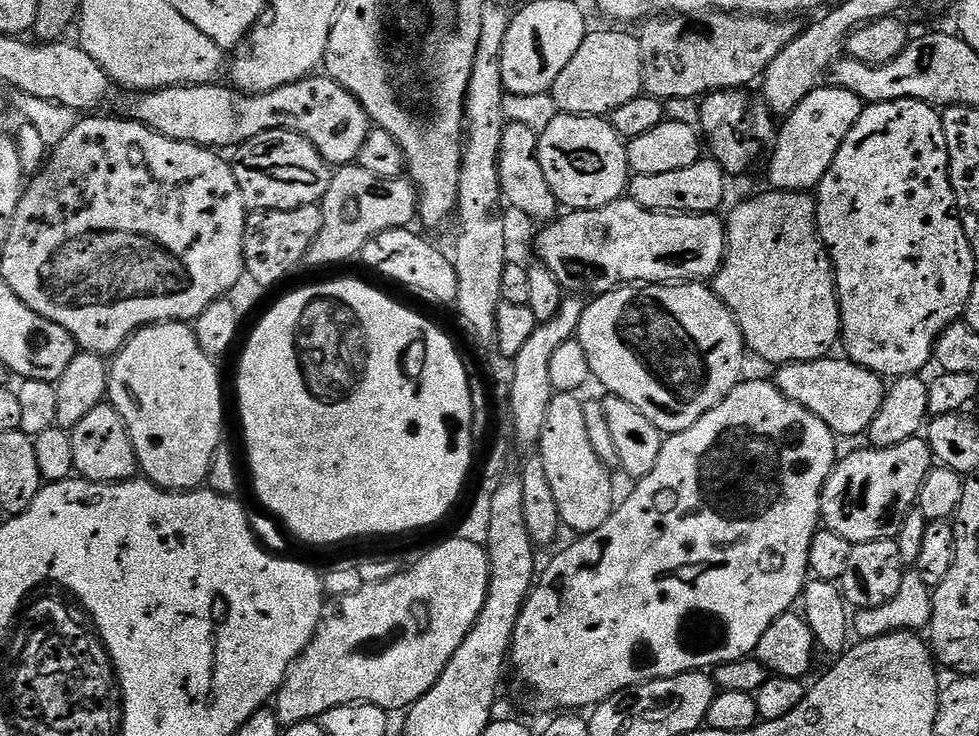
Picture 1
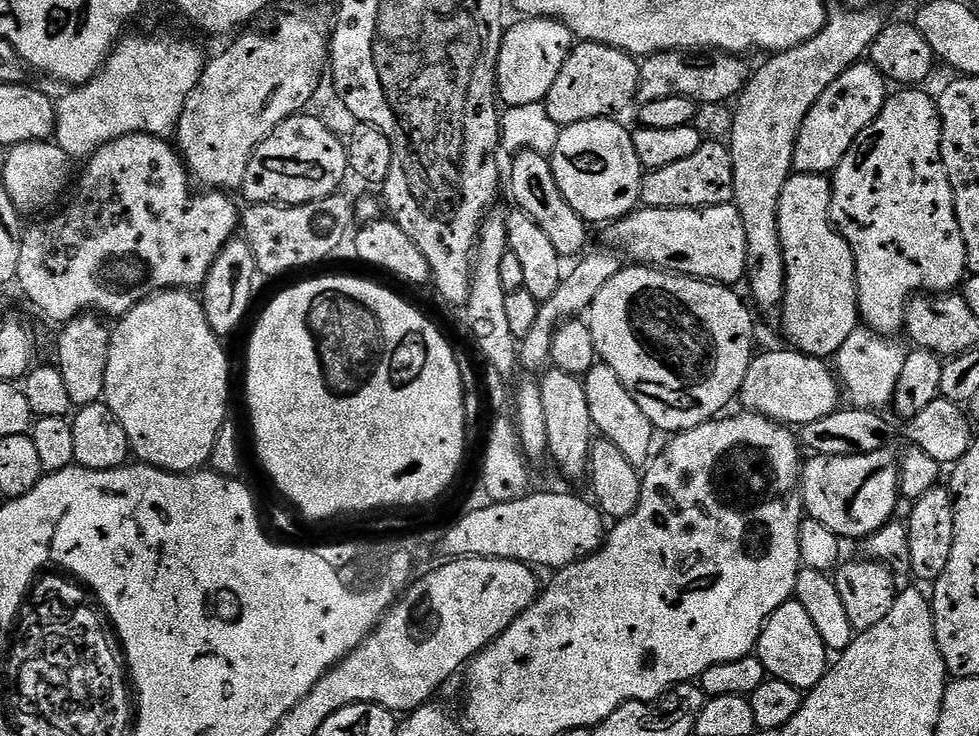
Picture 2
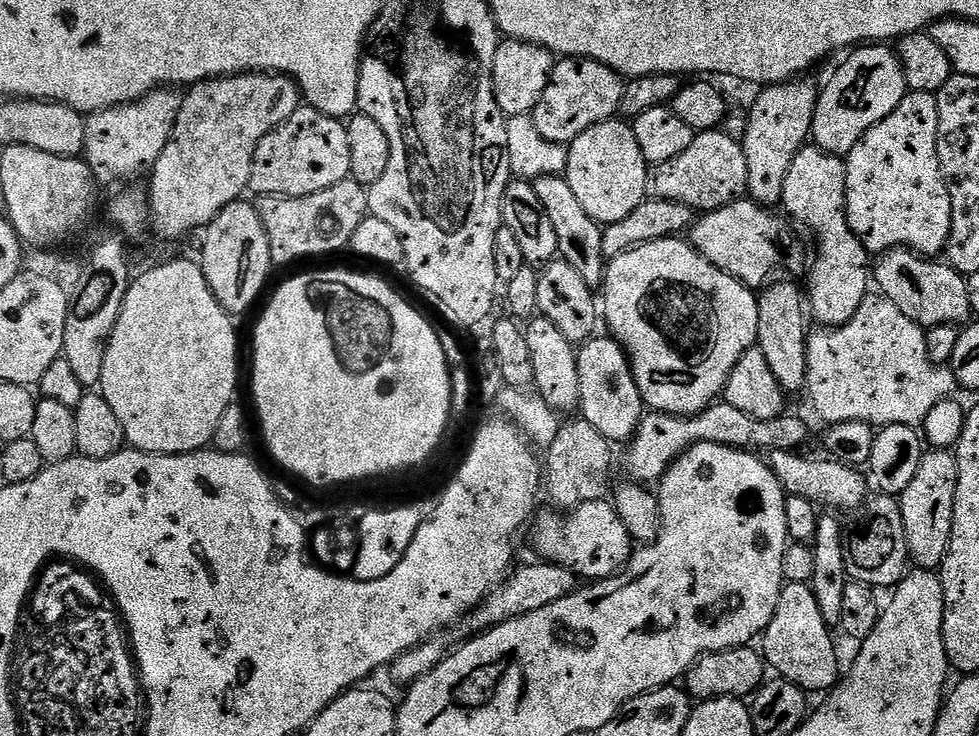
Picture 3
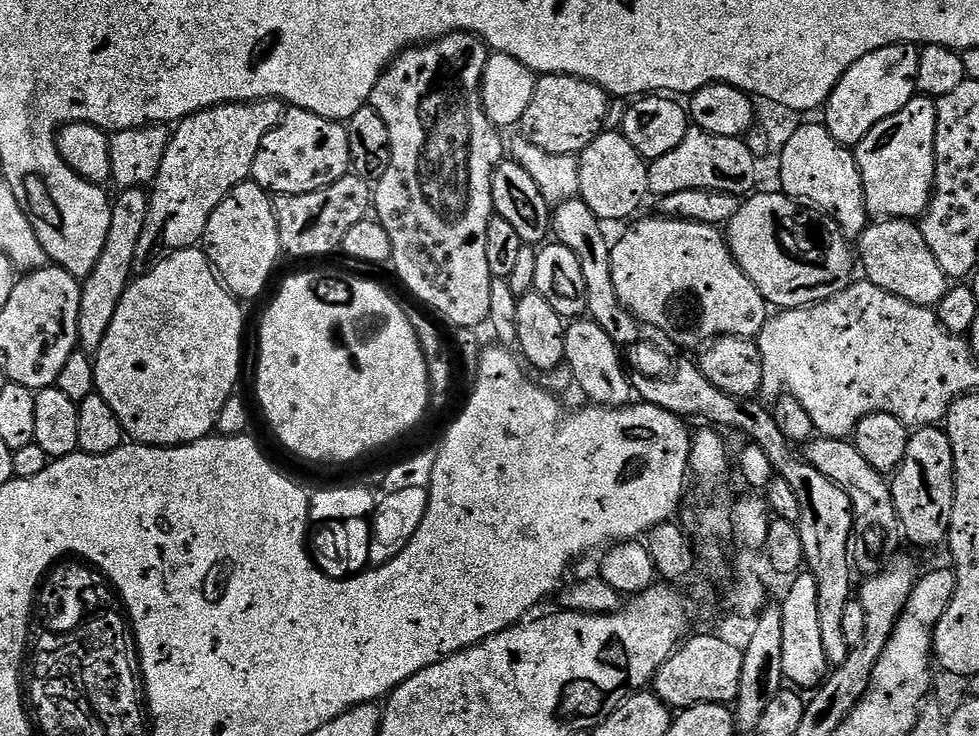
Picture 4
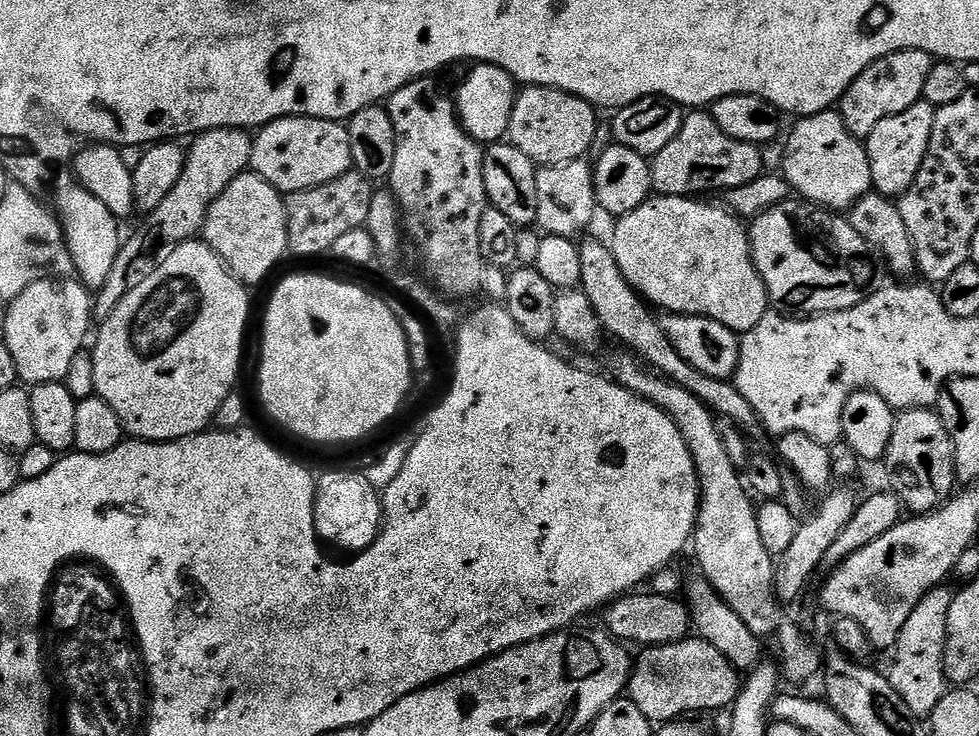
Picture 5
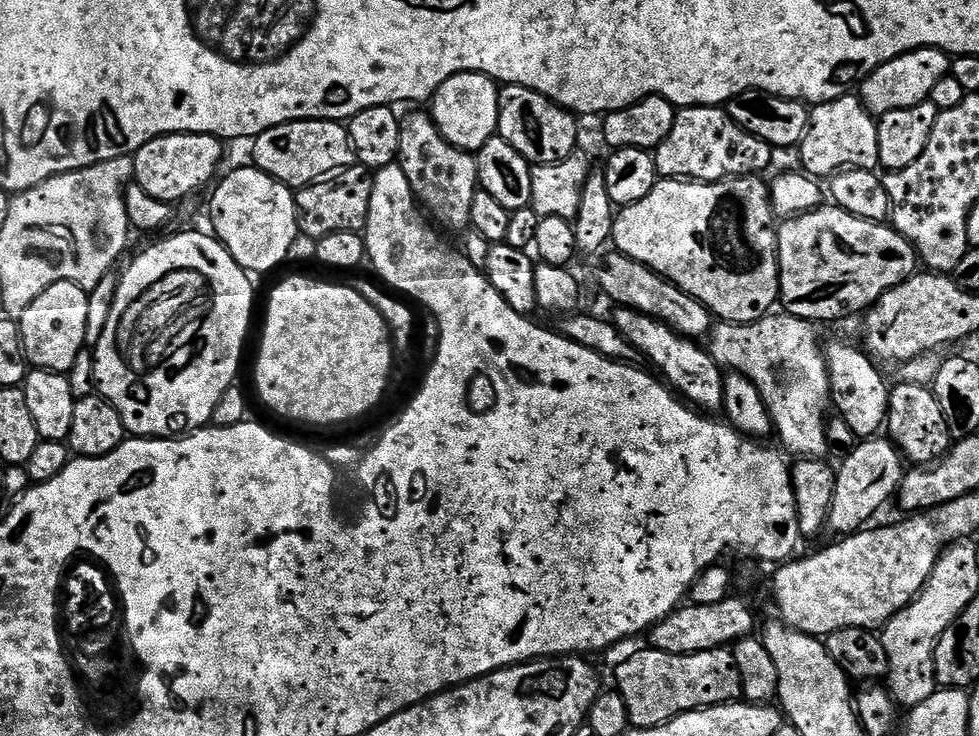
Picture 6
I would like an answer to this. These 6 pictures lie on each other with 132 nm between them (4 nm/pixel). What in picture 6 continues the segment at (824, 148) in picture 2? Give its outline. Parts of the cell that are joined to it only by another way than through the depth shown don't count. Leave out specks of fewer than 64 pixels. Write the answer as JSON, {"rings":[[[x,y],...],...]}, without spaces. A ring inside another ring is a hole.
{"rings":[[[919,48],[874,70],[874,74],[867,76],[863,84],[859,85],[858,95],[864,101],[865,108],[879,118],[894,110],[906,110],[925,103],[931,97],[934,88],[942,82],[944,76],[949,75],[949,72],[949,53],[937,48]]]}

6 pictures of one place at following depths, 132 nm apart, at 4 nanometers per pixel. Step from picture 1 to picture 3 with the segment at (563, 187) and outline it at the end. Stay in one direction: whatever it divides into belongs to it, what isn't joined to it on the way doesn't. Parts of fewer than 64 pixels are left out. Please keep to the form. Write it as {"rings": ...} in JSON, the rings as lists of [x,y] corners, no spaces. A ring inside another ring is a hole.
{"rings":[[[613,118],[598,126],[590,126],[590,130],[578,134],[578,138],[574,138],[571,144],[567,145],[567,150],[568,165],[564,167],[563,175],[570,190],[574,190],[574,198],[578,198],[582,210],[586,210],[586,214],[590,214],[590,218],[594,218],[597,224],[607,226],[614,222],[622,222],[622,218],[631,214],[649,195],[650,165],[642,154],[642,146],[638,146],[638,138],[631,123]]]}

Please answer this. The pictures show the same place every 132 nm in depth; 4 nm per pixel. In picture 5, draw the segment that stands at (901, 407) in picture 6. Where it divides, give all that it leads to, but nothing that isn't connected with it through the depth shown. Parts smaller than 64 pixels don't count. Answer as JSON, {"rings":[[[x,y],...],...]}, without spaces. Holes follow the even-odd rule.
{"rings":[[[909,408],[901,411],[896,418],[894,434],[890,438],[888,453],[883,458],[883,467],[888,467],[892,475],[891,491],[896,493],[901,505],[909,508],[912,514],[927,514],[941,508],[947,500],[951,500],[958,488],[956,463],[954,462],[954,446],[952,435],[946,430],[940,413],[932,408]]]}

